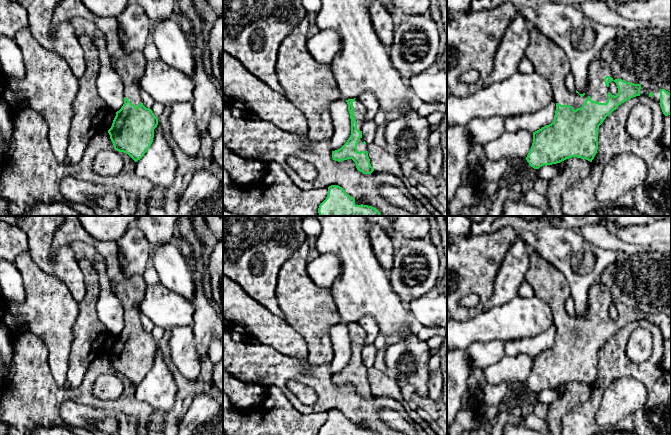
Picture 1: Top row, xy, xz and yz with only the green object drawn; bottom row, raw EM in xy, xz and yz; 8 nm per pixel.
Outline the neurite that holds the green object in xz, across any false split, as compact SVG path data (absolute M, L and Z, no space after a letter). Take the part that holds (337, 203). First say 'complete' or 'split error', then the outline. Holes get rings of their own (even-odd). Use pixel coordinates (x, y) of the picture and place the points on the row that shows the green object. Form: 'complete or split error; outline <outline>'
complete; outline M338 185L328 187L328 195L319 205L318 213L320 216L382 216L372 206L356 205L355 199Z

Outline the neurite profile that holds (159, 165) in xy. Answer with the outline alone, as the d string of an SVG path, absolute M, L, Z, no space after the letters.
M159 125L154 129L154 138L144 156L136 162L136 173L150 180L155 186L167 189L177 175L177 158L165 139Z

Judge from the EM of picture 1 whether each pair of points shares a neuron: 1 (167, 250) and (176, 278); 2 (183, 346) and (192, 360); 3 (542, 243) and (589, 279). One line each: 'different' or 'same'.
1: same
2: same
3: same

